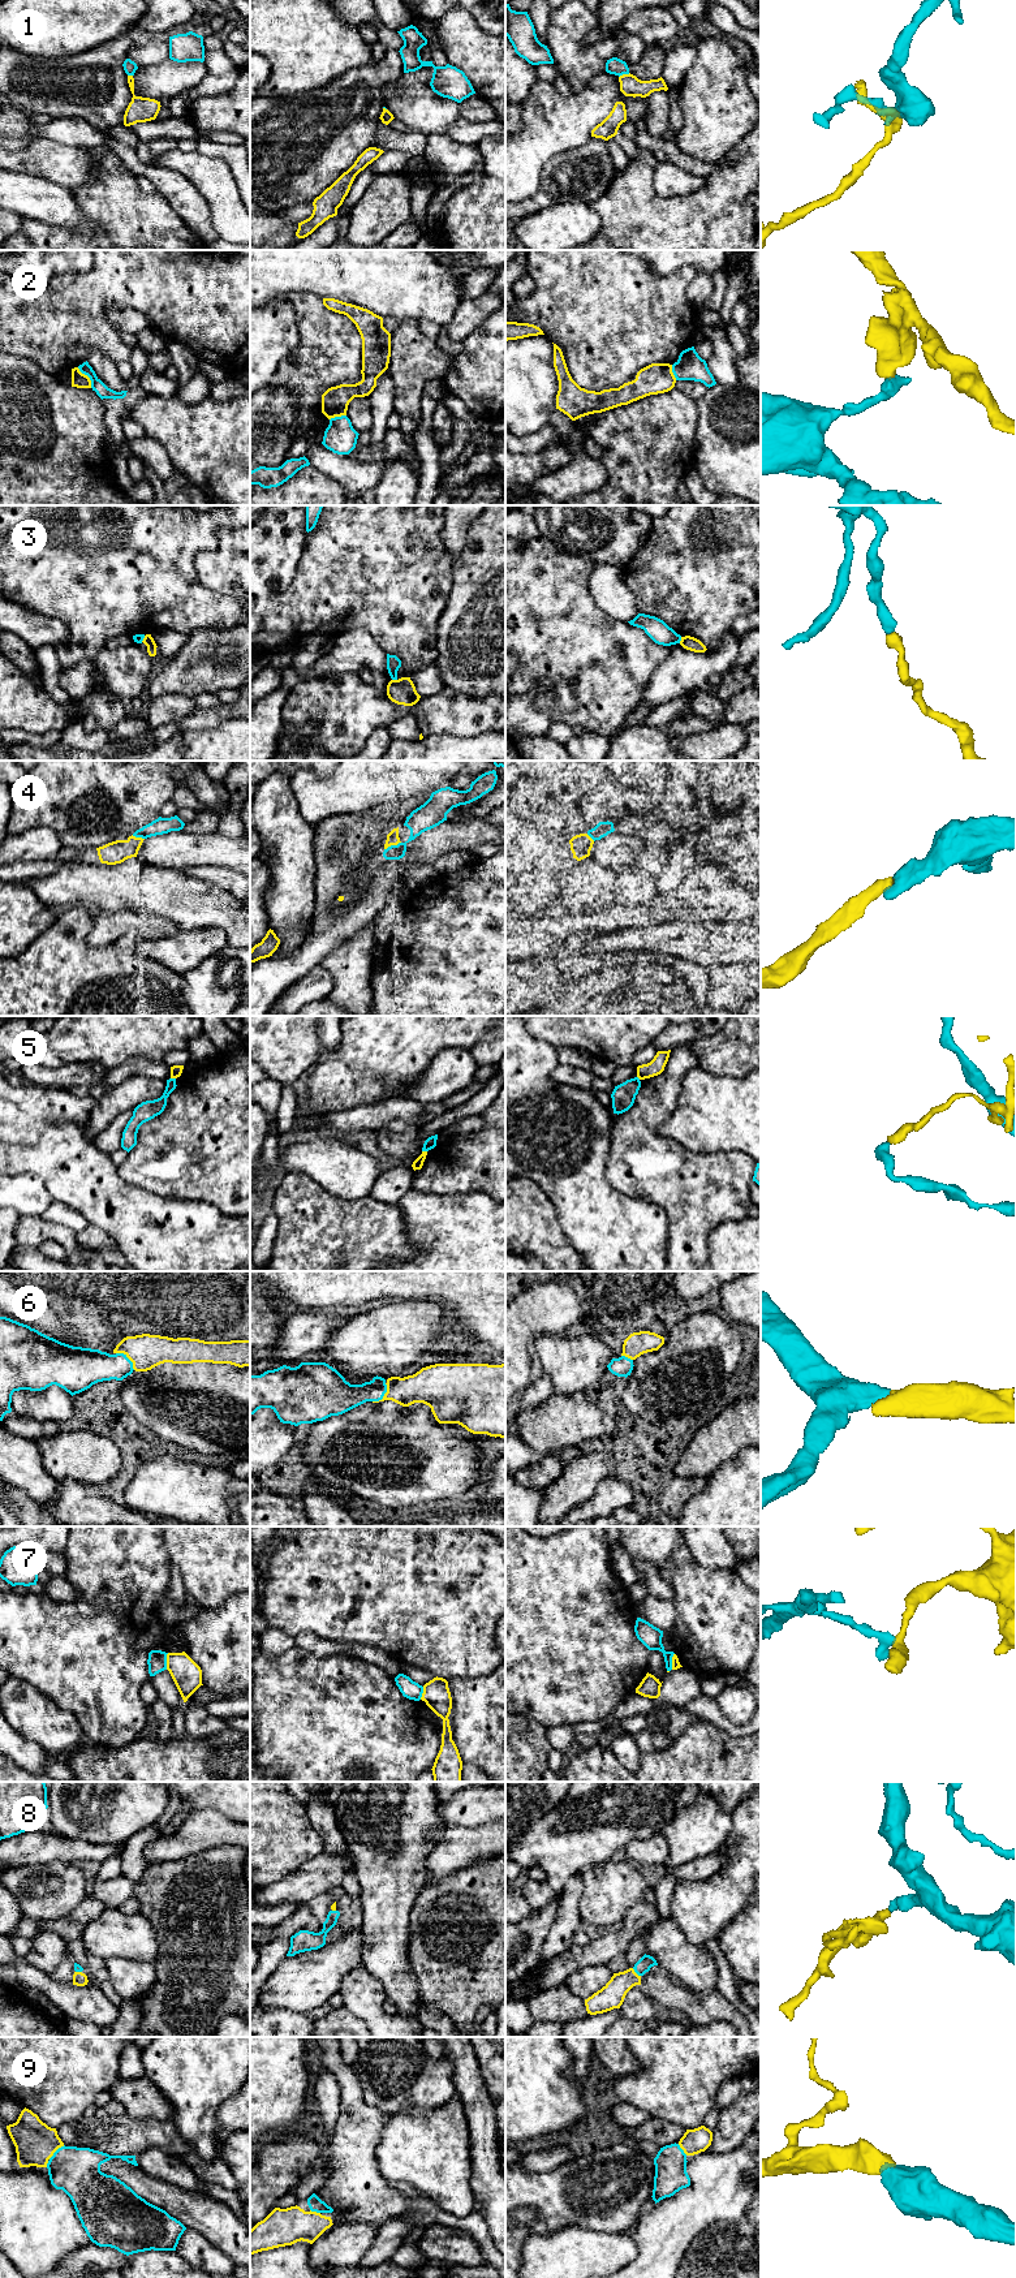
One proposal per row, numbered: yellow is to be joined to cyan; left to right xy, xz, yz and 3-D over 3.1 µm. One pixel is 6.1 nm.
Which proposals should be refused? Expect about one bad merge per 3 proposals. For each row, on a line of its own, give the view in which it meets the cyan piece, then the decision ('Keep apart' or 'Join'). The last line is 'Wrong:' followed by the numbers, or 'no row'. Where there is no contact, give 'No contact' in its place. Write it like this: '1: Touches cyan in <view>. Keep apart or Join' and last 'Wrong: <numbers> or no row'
1: Touches cyan in yz. Keep apart
2: Touches cyan in xy. Keep apart
3: Touches cyan in yz. Keep apart
4: Touches cyan in xz. Join
5: Touches cyan in xy. Keep apart
6: Touches cyan in xy. Join
7: Touches cyan in xy. Keep apart
8: Touches cyan in yz. Join
9: Touches cyan in xy. Join
Wrong: 1, 2, 3, 5, 7

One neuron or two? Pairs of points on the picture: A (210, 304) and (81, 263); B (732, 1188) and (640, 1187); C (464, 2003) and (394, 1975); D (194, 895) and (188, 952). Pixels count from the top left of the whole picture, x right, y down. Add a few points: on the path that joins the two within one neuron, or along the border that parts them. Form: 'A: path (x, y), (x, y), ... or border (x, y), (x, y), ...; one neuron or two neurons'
A: border (94, 263), (84, 272), (67, 272), (63, 275); two neurons
B: path (709, 1188), (663, 1187); one neuron
C: border (407, 1956), (421, 2003); two neurons
D: border (220, 928), (179, 930); two neurons

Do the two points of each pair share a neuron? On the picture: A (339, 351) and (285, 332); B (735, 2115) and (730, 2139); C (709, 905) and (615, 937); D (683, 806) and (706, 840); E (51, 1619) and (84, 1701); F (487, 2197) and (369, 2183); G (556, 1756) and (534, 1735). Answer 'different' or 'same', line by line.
A: different
B: same
C: different
D: different
E: same
F: different
G: different

